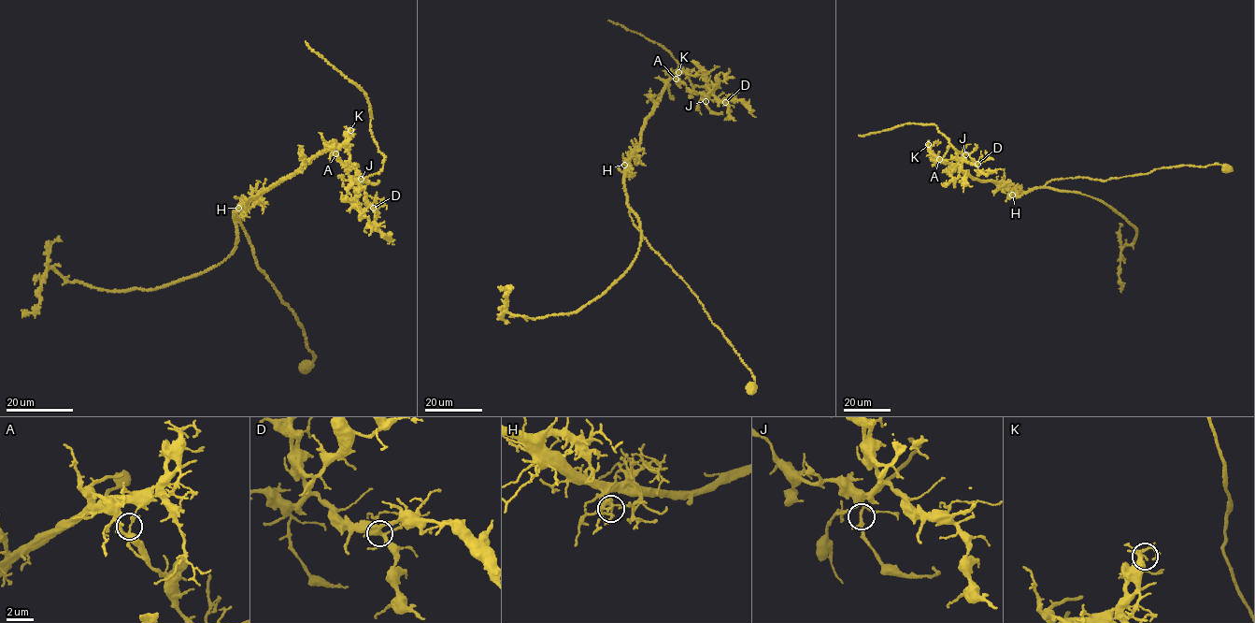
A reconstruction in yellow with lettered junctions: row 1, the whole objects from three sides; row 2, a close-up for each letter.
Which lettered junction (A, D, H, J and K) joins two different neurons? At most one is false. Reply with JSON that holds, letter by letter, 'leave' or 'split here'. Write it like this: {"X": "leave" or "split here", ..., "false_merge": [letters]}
{"A": "split here", "D": "leave", "H": "leave", "J": "leave", "K": "leave", "false_merge": ["A"]}

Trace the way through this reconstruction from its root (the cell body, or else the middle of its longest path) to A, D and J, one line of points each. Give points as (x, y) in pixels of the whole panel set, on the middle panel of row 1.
A: (751, 386), (754, 376), (688, 283), (651, 248), (630, 212), (624, 185), (628, 159), (667, 79), (676, 79)
D: (751, 386), (754, 376), (697, 296), (634, 224), (624, 185), (644, 122), (671, 76), (691, 92), (725, 102)
J: (751, 386), (754, 376), (697, 296), (634, 224), (624, 185), (628, 159), (667, 79), (677, 78), (705, 101)

